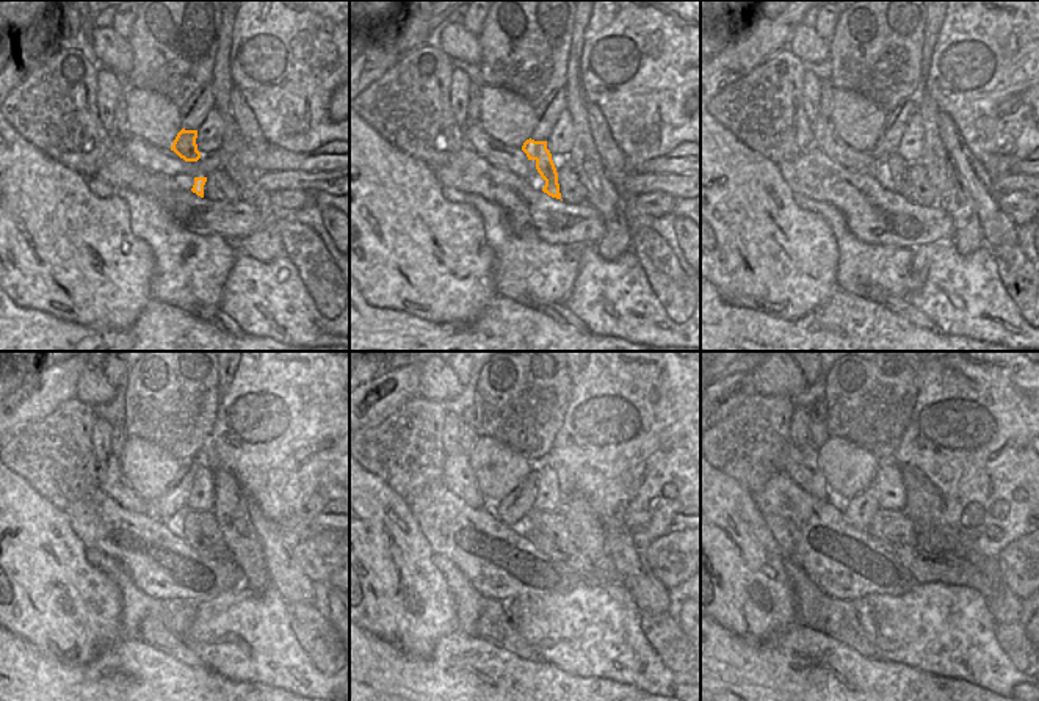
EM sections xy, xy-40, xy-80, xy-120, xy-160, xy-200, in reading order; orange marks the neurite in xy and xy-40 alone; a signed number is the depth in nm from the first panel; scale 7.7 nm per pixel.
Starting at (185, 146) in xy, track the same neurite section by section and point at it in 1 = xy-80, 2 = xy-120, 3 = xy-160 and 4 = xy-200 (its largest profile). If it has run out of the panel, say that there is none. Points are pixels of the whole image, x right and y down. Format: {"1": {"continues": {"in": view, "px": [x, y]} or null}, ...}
{"1": {"continues": {"in": "xy-80", "px": [897, 165]}}, "2": {"continues": {"in": "xy-120", "px": [191, 535]}}, "3": {"continues": {"in": "xy-160", "px": [546, 544]}}, "4": {"continues": {"in": "xy-200", "px": [950, 570]}}}

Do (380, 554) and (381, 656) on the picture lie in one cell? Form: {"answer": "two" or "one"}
{"answer": "two"}

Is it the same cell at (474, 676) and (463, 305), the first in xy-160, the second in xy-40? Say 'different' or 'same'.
different

